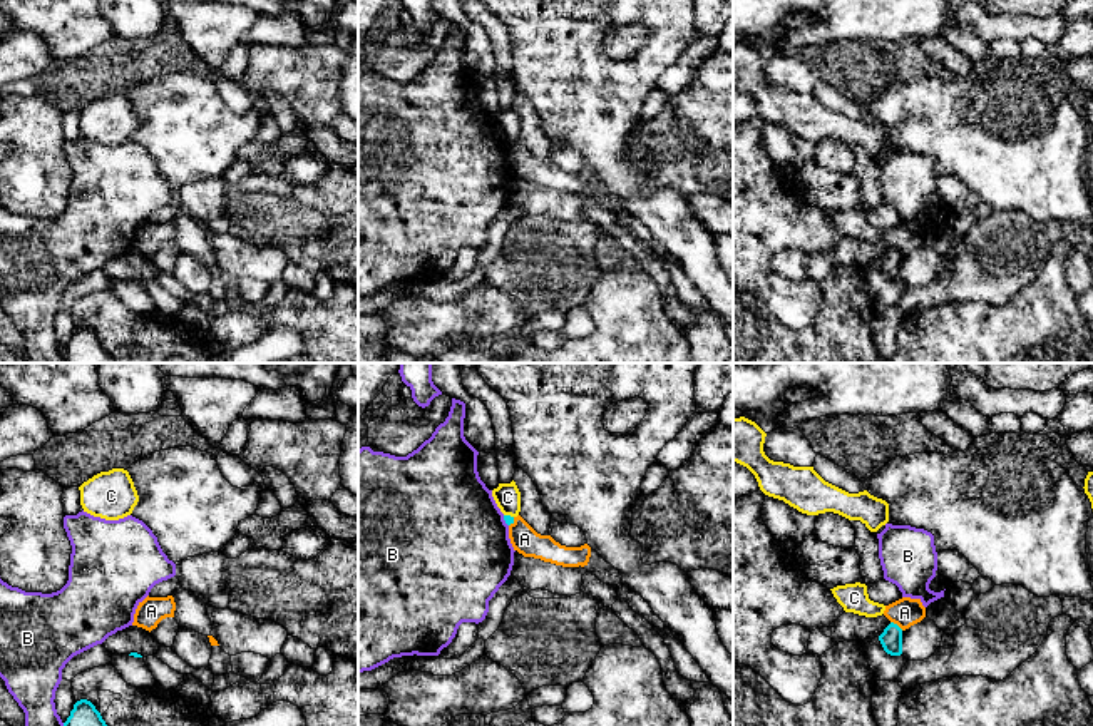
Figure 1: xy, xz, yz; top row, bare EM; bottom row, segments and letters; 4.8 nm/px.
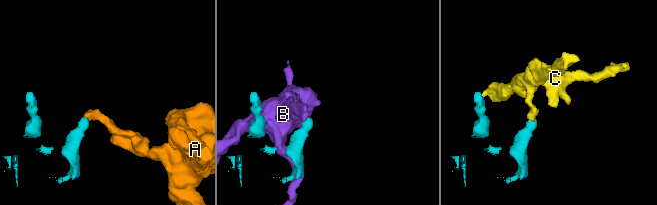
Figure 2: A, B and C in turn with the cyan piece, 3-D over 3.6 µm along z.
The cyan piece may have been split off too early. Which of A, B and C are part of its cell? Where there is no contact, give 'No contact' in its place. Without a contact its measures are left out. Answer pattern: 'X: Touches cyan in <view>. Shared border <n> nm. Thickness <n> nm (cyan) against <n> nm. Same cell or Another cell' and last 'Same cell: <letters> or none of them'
A: Touches cyan in yz. Shared border 80 nm. Thickness 110 nm (cyan) against 140 nm. Another cell
B: Touches cyan in xy. Shared border 70 nm. Thickness 220 nm (cyan) against 220 nm. Another cell
C: Touches cyan in xz. Shared border 50 nm. Thickness 40 nm (cyan) against 130 nm. Another cell
Same cell: none of them

